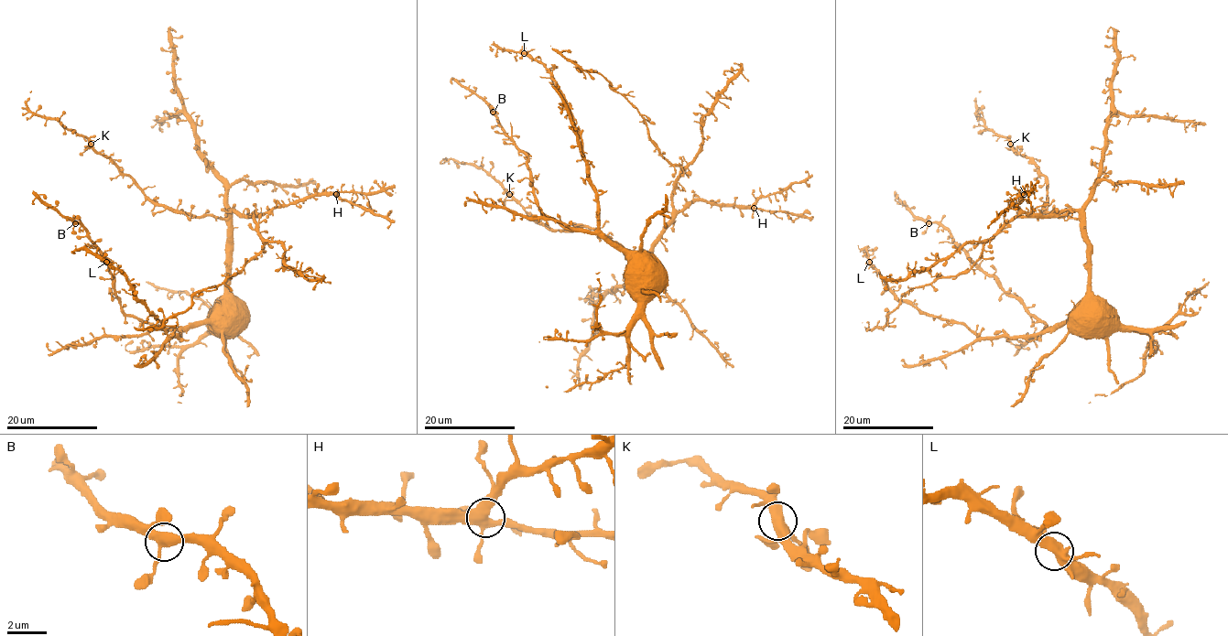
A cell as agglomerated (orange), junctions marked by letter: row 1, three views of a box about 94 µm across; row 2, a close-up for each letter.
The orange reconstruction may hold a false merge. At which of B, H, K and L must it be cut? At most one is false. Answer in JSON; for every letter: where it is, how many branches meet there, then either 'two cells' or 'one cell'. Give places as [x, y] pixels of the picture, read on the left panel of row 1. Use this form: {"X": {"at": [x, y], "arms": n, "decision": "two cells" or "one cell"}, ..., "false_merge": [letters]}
{"B": {"at": [75, 223], "arms": 4, "decision": "one cell"}, "H": {"at": [336, 194], "arms": 4, "decision": "one cell"}, "K": {"at": [91, 144], "arms": 4, "decision": "one cell"}, "L": {"at": [106, 262], "arms": 4, "decision": "one cell"}, "false_merge": []}

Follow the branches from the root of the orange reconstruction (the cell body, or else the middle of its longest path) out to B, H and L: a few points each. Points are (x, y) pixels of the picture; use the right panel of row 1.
B: (1086, 263), (1086, 296), (1069, 321), (1048, 328), (989, 276), (947, 230), (936, 223), (929, 223)
H: (1086, 263), (1085, 229), (1079, 213), (1031, 215), (1017, 205), (1024, 194)
L: (1086, 263), (1086, 296), (1070, 320), (1046, 332), (981, 337), (963, 325), (921, 313), (900, 299), (869, 262)

